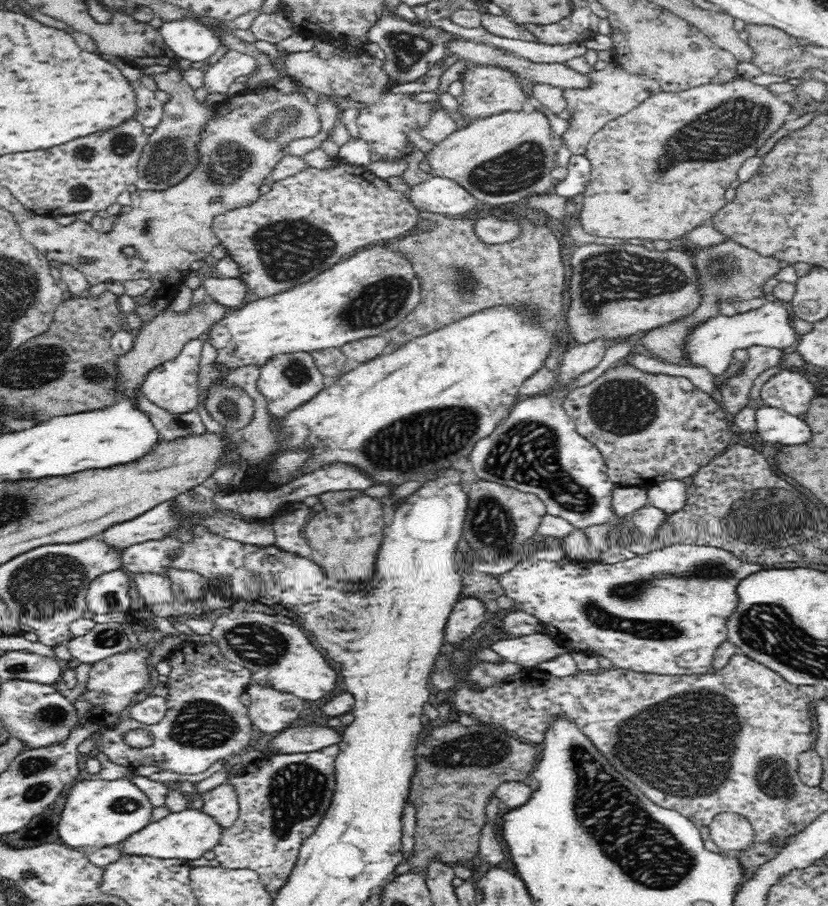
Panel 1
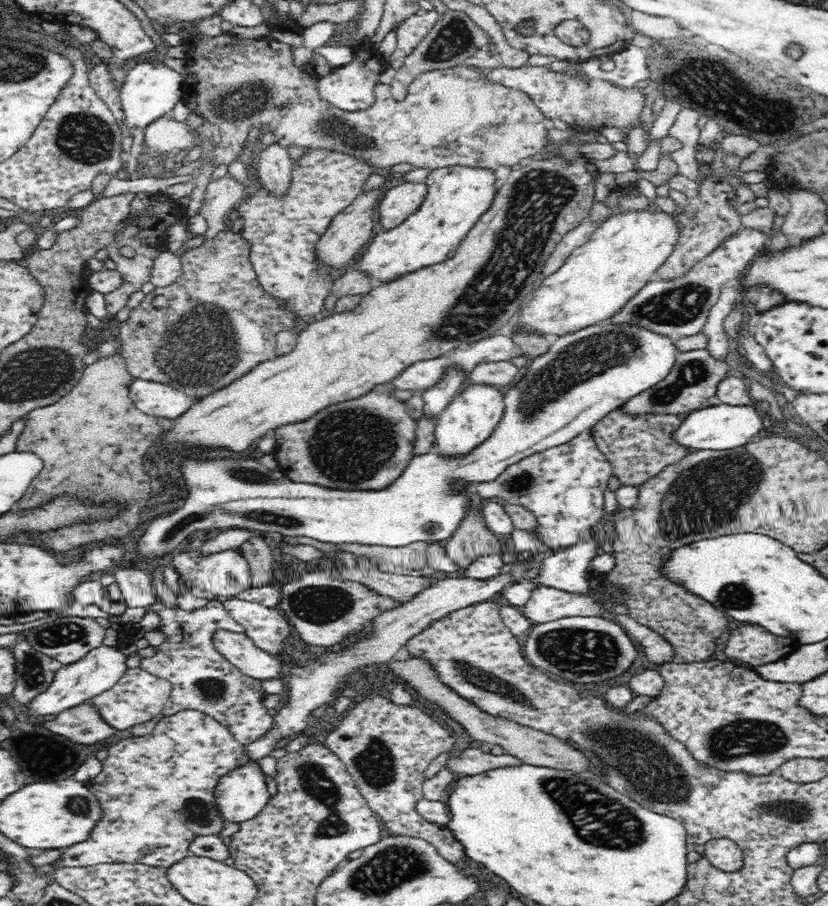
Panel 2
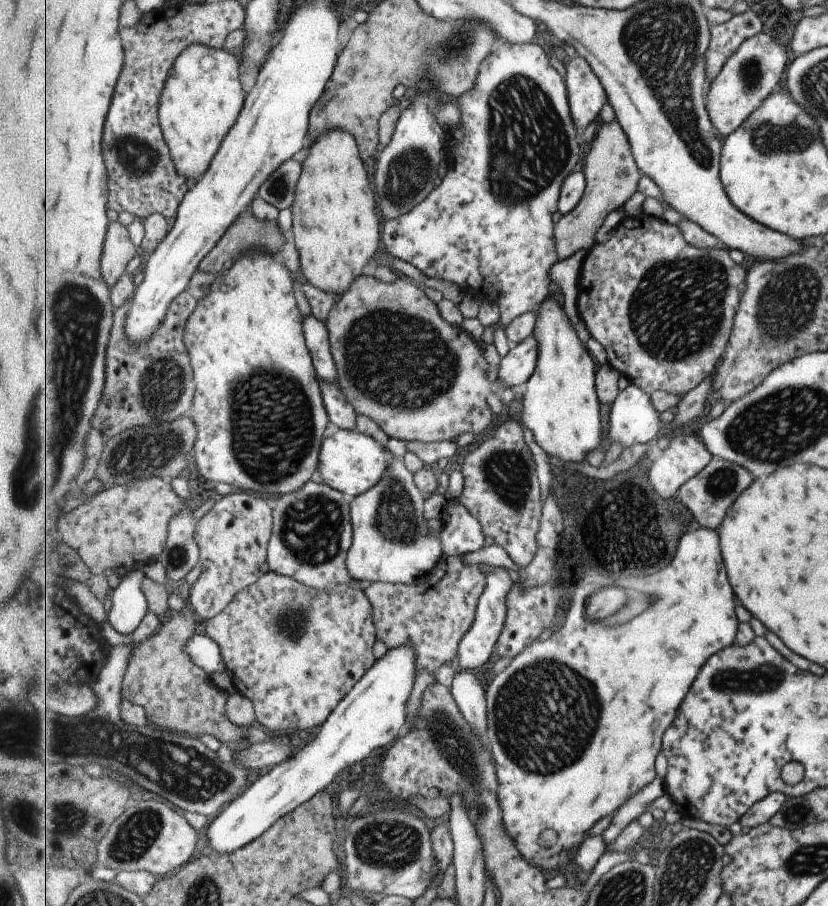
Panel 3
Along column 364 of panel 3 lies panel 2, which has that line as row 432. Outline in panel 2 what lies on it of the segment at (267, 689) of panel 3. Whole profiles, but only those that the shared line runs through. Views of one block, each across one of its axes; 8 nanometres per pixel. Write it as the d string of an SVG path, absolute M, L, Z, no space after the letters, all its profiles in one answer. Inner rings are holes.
M612 409L589 432L598 448L611 462L613 474L621 486L640 487L666 468L684 460L694 450L677 441L677 430L685 415L670 413L630 413L626 409Z

